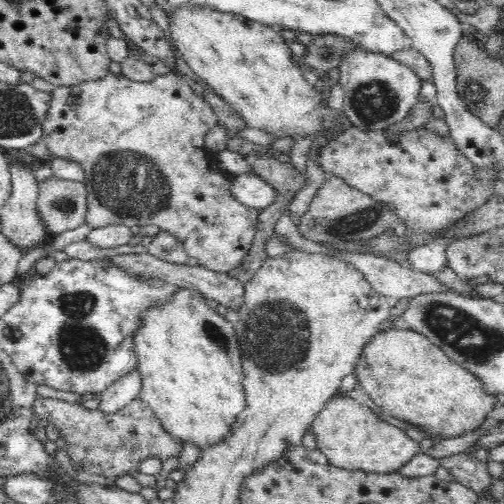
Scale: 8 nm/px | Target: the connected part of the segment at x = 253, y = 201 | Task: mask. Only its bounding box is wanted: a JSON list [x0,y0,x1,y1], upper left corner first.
[230,173,275,209]

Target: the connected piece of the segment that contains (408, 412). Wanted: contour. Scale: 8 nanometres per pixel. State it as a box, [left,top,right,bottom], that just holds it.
[355,326,497,439]

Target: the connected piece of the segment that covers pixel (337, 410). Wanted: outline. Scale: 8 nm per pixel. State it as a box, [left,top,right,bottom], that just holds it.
[311,395,422,472]

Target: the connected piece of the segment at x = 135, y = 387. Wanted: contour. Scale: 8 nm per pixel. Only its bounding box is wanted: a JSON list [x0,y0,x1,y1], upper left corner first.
[98,368,142,414]

